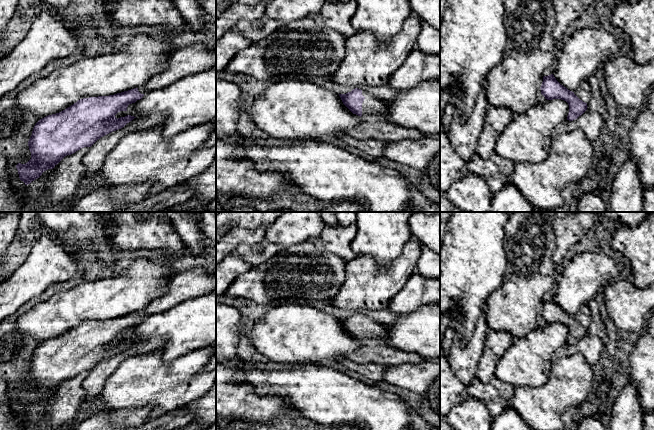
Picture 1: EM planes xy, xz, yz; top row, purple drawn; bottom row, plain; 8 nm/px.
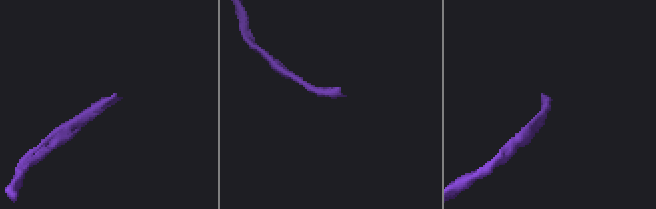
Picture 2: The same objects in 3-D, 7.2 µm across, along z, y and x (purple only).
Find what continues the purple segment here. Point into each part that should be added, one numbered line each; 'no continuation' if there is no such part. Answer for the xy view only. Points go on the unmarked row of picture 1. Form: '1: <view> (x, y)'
1: xy (189, 284)

